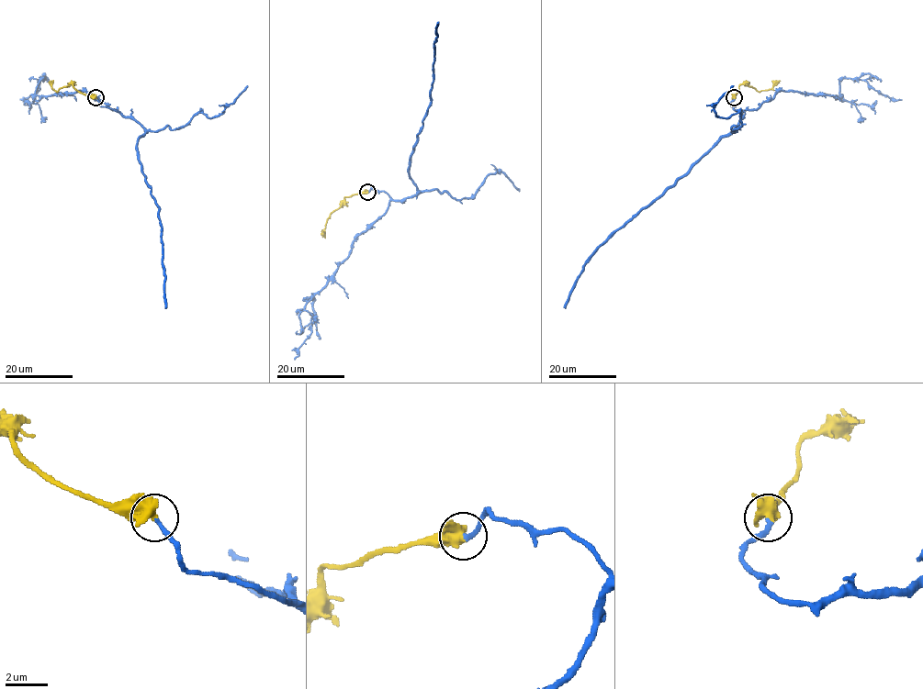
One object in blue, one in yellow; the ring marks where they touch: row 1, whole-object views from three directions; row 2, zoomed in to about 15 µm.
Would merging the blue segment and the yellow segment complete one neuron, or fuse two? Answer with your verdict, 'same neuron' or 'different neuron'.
same neuron

